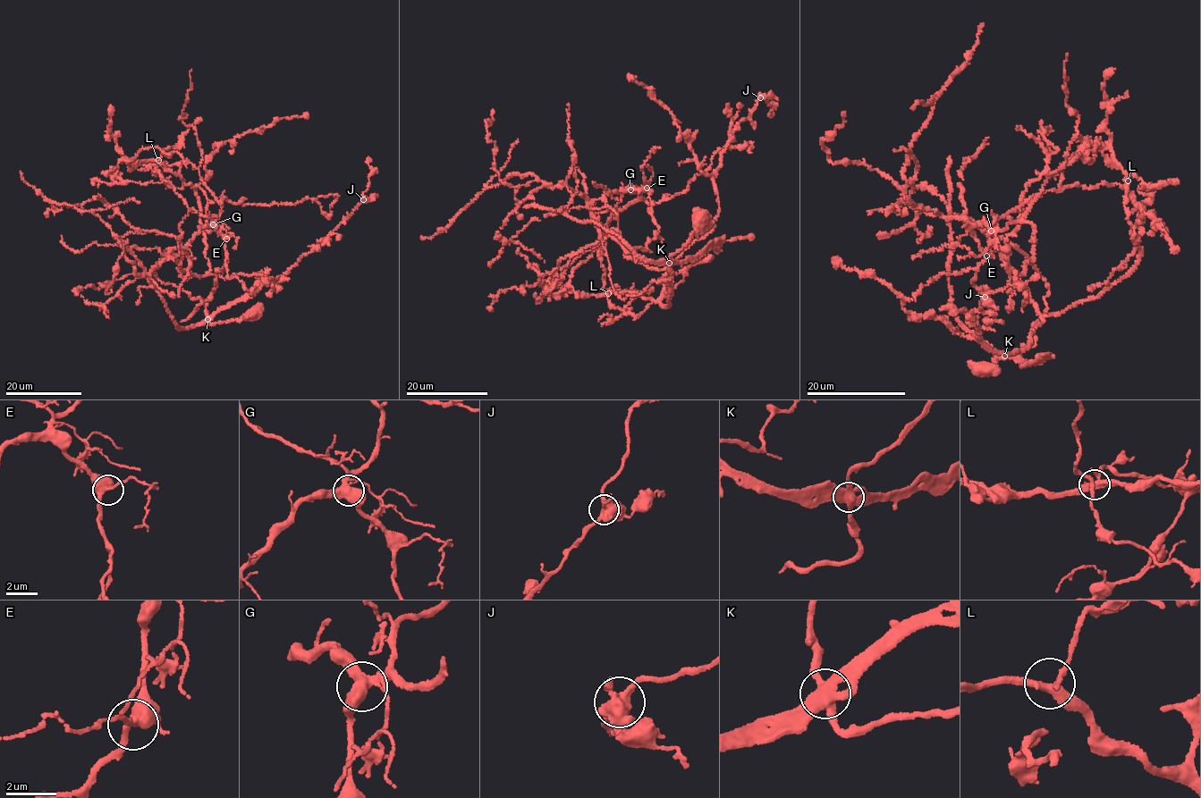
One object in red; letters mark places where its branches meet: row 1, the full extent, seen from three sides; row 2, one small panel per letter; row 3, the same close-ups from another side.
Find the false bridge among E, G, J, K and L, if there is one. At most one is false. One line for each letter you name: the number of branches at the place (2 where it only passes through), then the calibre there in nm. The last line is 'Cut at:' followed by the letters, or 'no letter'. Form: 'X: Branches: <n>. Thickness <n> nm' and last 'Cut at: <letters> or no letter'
K: Branches: 4. Thickness 480 nm
Cut at: K

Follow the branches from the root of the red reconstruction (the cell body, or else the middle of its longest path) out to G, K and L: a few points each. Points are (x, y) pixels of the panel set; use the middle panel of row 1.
G: (701, 222), (670, 256), (670, 279), (621, 298), (591, 207), (613, 190), (630, 189)
K: (701, 222), (686, 243), (670, 256), (669, 263)
L: (701, 222), (670, 256), (670, 279), (623, 299), (598, 223), (628, 256), (671, 275), (667, 306), (608, 293)

